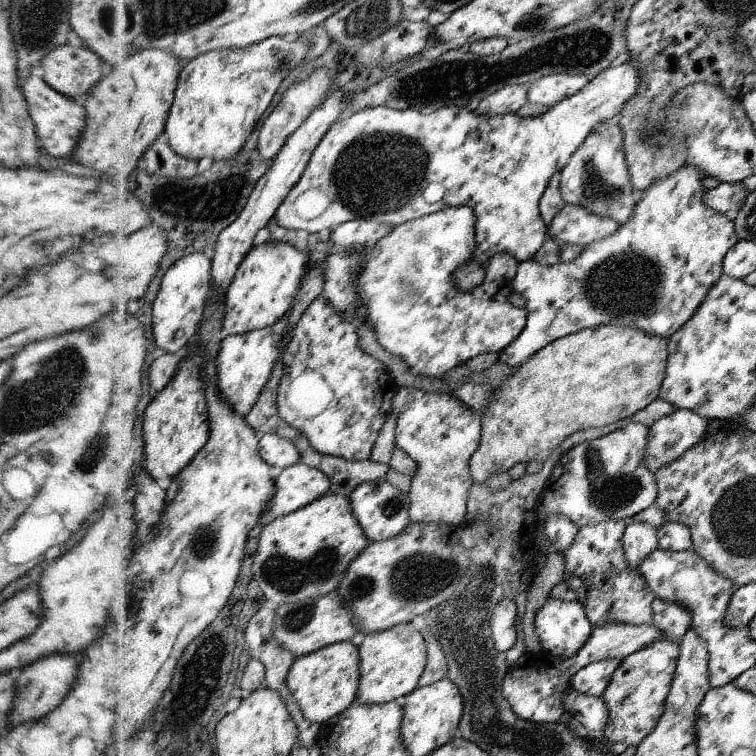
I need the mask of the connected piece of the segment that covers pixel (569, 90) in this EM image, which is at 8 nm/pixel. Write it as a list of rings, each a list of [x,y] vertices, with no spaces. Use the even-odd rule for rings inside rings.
[[[561,72],[545,75],[531,83],[527,100],[534,104],[553,107],[560,101],[579,93],[584,86],[590,84],[591,79],[584,73]]]

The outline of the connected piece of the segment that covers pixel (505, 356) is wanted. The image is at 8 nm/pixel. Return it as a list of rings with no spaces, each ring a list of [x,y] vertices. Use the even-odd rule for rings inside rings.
[[[684,164],[676,172],[654,181],[646,191],[637,197],[638,206],[636,206],[630,222],[627,222],[626,225],[619,225],[619,230],[604,241],[596,241],[588,245],[572,262],[561,260],[553,265],[541,265],[534,259],[522,262],[515,276],[514,292],[522,293],[522,296],[527,300],[527,306],[525,307],[527,310],[527,326],[510,345],[499,352],[500,362],[512,368],[521,367],[522,365],[526,365],[539,350],[544,349],[547,345],[550,345],[559,338],[579,333],[581,330],[587,328],[609,324],[633,326],[638,327],[648,335],[660,335],[661,337],[670,338],[676,330],[690,321],[694,314],[698,312],[699,306],[706,300],[707,294],[716,286],[719,278],[723,276],[723,261],[726,260],[727,253],[738,244],[740,239],[735,231],[735,222],[728,220],[724,213],[715,211],[704,202],[706,189],[702,185],[702,180],[705,177],[705,174],[695,166]]]

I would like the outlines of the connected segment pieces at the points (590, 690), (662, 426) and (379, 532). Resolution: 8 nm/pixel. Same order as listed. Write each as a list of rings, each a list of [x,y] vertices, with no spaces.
[[[607,659],[586,665],[571,678],[570,686],[576,692],[601,697],[610,684],[615,670],[619,668],[619,664],[618,659]]]
[[[676,409],[671,415],[657,420],[649,427],[646,466],[655,473],[690,447],[699,446],[708,426],[709,419],[688,409]]]
[[[385,477],[363,482],[358,485],[350,496],[355,515],[364,527],[364,536],[367,541],[386,541],[403,533],[411,522],[410,499],[408,493],[402,492],[400,488],[392,486]]]

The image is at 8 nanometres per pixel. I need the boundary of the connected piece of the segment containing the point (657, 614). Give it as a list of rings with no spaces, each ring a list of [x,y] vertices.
[[[655,597],[652,602],[653,622],[666,639],[679,641],[692,628],[692,614],[682,604]]]

